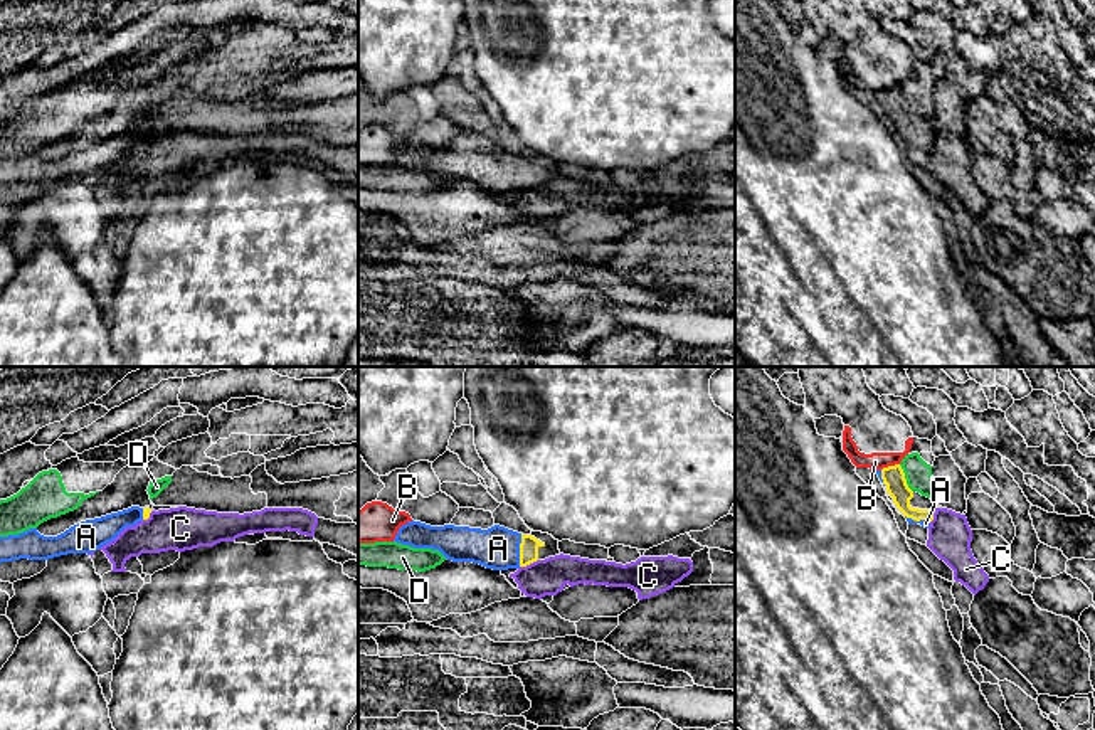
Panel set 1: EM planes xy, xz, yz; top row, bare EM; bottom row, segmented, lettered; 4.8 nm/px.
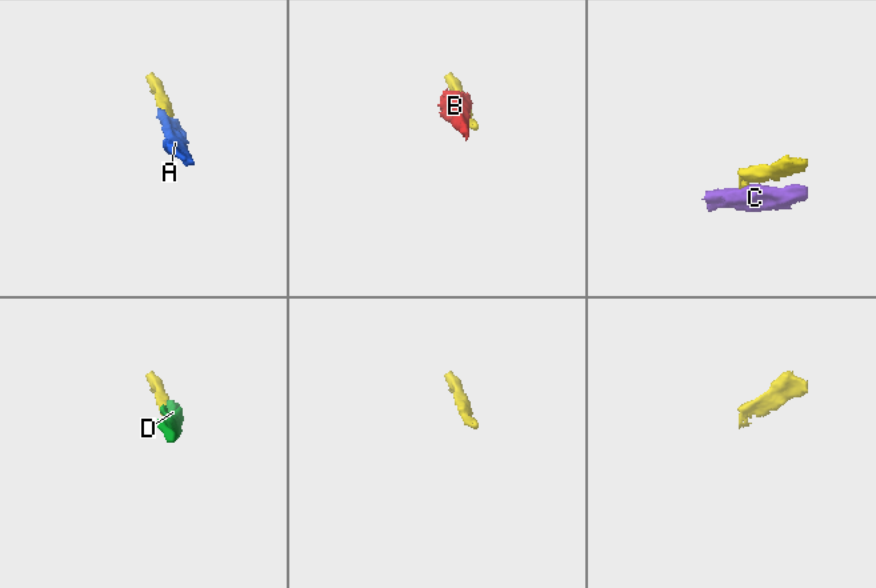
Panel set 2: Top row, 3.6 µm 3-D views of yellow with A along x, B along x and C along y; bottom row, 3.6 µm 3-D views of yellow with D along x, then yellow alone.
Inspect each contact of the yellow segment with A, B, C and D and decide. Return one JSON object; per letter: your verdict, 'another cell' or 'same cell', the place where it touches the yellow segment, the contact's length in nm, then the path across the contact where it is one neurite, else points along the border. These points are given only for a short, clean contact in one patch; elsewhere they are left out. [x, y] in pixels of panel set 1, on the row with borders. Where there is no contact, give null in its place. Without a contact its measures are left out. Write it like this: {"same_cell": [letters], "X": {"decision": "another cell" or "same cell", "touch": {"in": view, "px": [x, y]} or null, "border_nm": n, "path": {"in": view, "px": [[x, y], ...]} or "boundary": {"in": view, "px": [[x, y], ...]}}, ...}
{"same_cell": ["A"], "A": {"decision": "same cell", "touch": {"in": "xz", "px": [520, 550]}, "border_nm": 160, "path": {"in": "xz", "px": [[528, 549], [520, 550], [498, 549]]}}, "B": {"decision": "another cell", "touch": {"in": "yz", "px": [890, 466]}, "border_nm": 90, "boundary": {"in": "yz", "px": [[899, 463], [882, 470]]}}, "C": {"decision": "another cell", "touch": {"in": "xz", "px": [528, 564]}, "border_nm": 100, "boundary": {"in": "xz", "px": [[537, 559], [520, 567]]}}, "D": {"decision": "another cell", "touch": {"in": "yz", "px": [904, 478]}, "border_nm": 150, "boundary": {"in": "yz", "px": [[899, 465], [912, 491]]}}}

